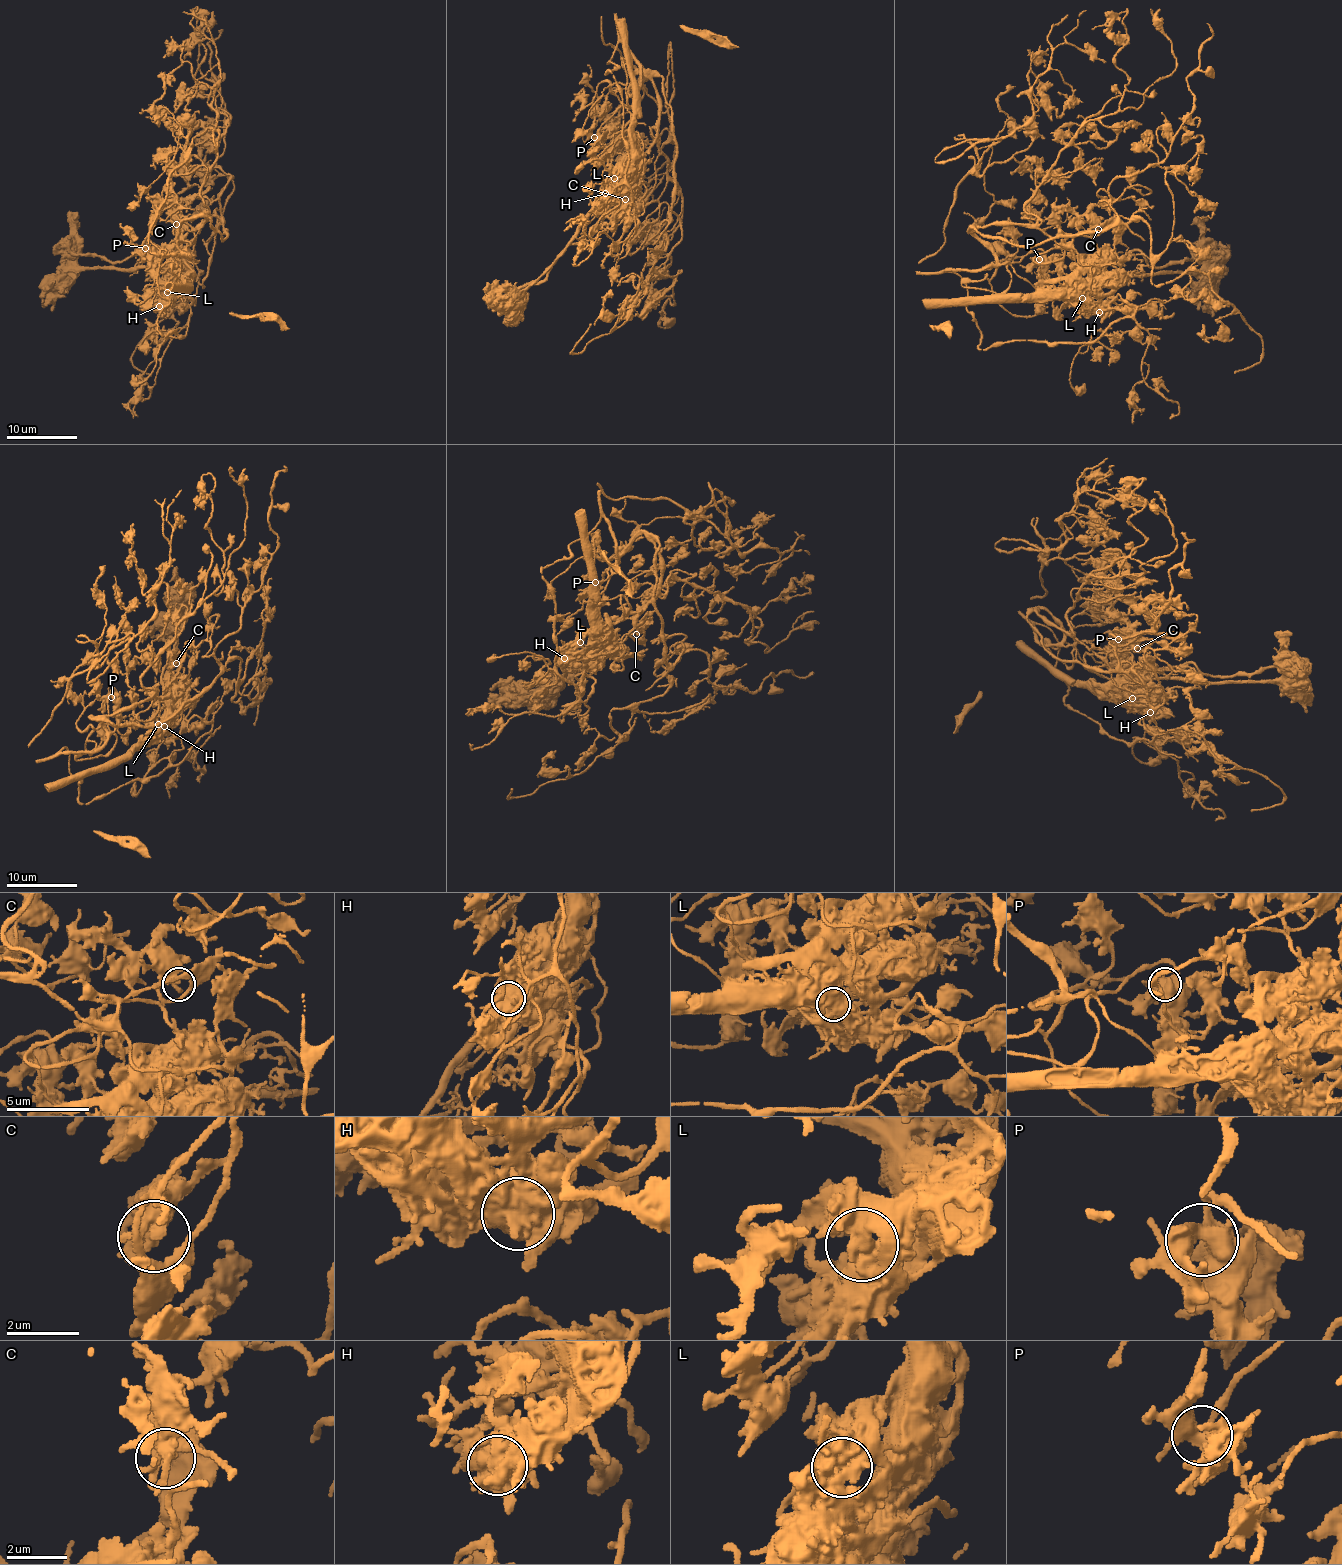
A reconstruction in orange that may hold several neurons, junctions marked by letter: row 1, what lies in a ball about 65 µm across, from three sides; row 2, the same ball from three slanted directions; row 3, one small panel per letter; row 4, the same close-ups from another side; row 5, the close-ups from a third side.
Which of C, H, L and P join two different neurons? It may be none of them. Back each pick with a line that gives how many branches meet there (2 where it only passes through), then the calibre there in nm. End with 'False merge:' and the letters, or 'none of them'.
H: Branches: 3. Thickness 900 nm
L: Branches: 1. Thickness 550 nm
False merge: H, L

